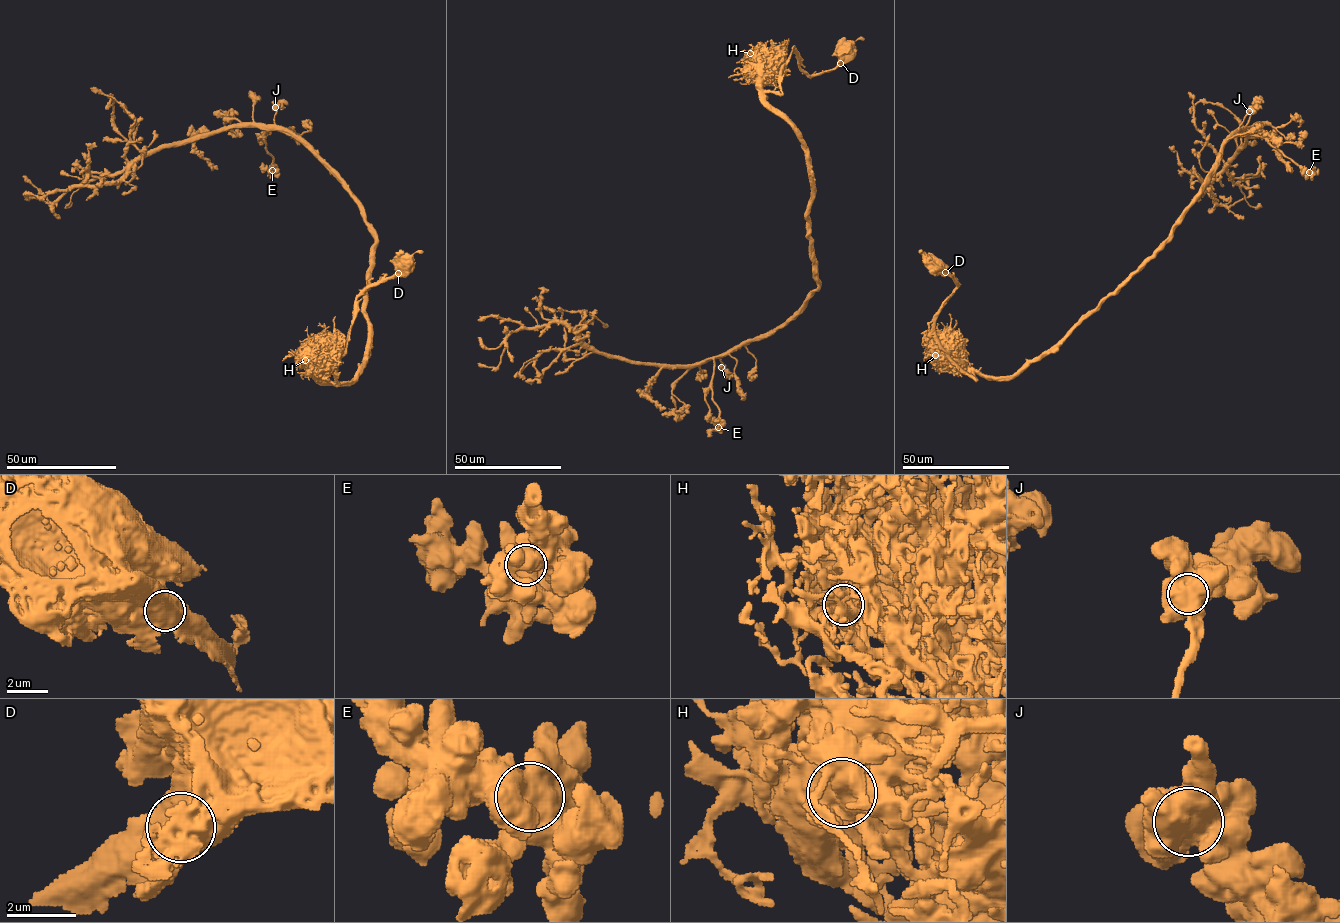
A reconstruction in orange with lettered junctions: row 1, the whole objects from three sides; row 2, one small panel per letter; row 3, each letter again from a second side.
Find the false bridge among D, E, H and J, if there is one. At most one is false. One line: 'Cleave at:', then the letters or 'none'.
Cleave at: none

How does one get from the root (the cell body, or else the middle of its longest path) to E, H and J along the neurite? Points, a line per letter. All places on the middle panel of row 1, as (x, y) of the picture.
E: (843, 52), (811, 75), (792, 52), (761, 85), (805, 148), (818, 287), (781, 325), (714, 358), (718, 427)
H: (843, 52), (842, 60), (834, 68), (811, 75), (800, 67), (799, 58), (793, 52), (785, 62), (750, 53)
J: (843, 52), (811, 75), (792, 52), (761, 85), (805, 148), (818, 287), (721, 367)

